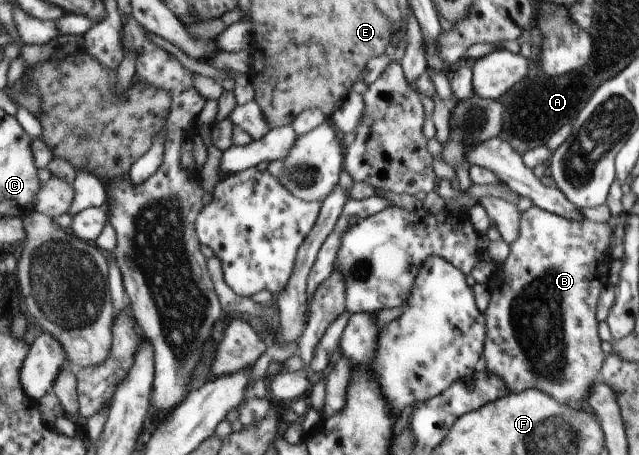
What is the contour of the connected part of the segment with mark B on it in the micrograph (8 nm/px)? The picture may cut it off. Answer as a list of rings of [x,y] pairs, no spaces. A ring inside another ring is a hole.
[[[535,204],[520,214],[518,236],[508,245],[507,258],[494,266],[486,281],[489,301],[485,309],[486,343],[482,368],[501,377],[508,393],[535,388],[570,407],[590,394],[590,387],[605,359],[599,349],[596,307],[603,285],[607,283],[609,227],[587,218],[563,218]]]

